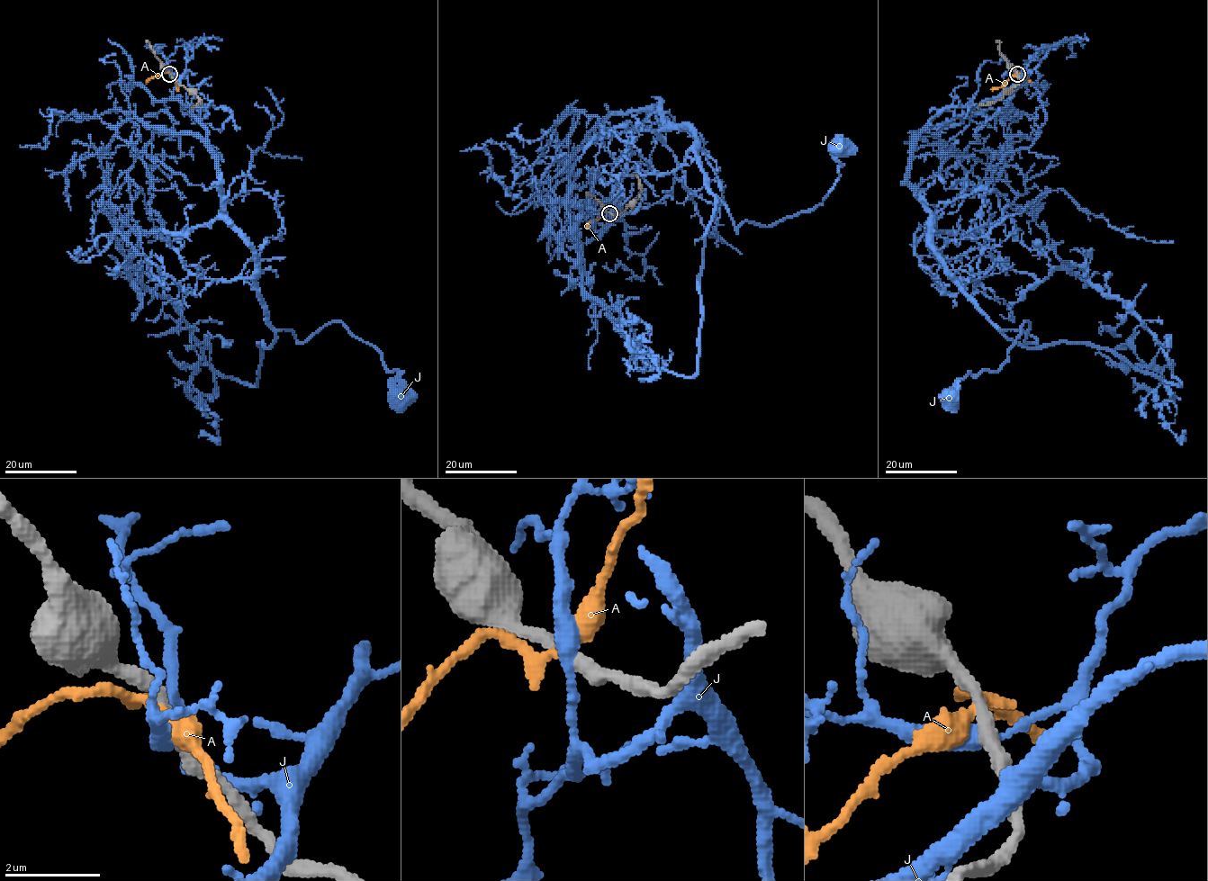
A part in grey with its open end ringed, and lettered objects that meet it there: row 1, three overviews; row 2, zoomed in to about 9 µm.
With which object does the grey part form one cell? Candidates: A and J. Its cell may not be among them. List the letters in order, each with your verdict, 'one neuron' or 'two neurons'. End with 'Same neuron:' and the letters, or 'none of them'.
A: one neuron
J: two neurons
Same neuron: A

